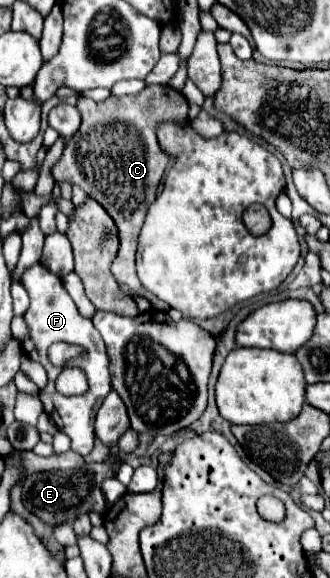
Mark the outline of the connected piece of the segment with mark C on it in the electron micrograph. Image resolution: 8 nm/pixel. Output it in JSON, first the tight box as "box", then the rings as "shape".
{"box":[50,84,188,312],"shape":[[[150,84],[134,96],[110,96],[104,102],[80,98],[78,110],[82,114],[82,124],[70,138],[62,158],[52,166],[50,172],[54,180],[78,184],[90,198],[94,198],[108,210],[120,230],[120,250],[116,260],[112,262],[114,278],[126,284],[134,294],[144,296],[152,304],[152,308],[168,312],[170,308],[154,294],[148,294],[140,284],[136,276],[134,256],[148,206],[156,200],[158,184],[164,176],[166,164],[170,162],[170,158],[160,150],[156,128],[166,120],[184,122],[184,118],[188,116],[188,100],[182,92],[170,86]]]}

